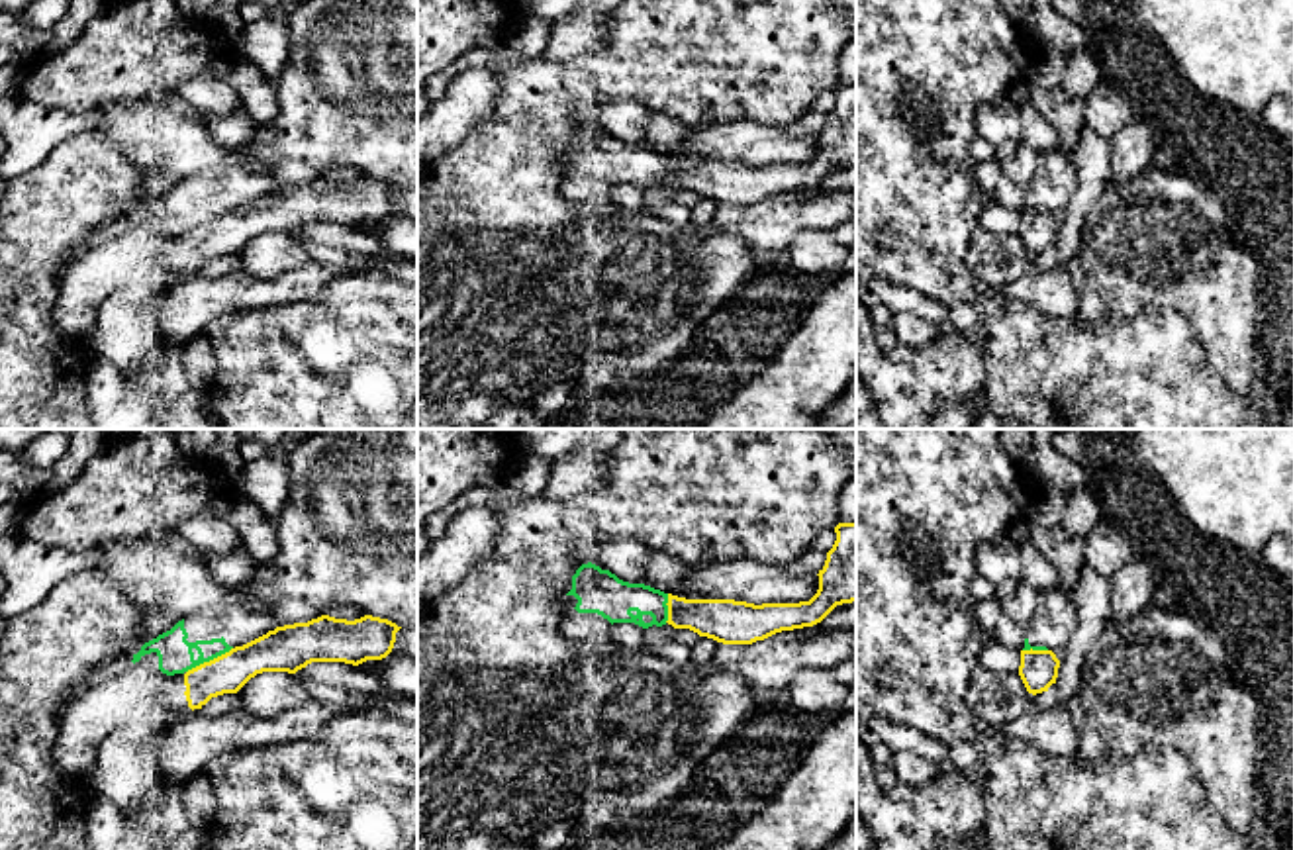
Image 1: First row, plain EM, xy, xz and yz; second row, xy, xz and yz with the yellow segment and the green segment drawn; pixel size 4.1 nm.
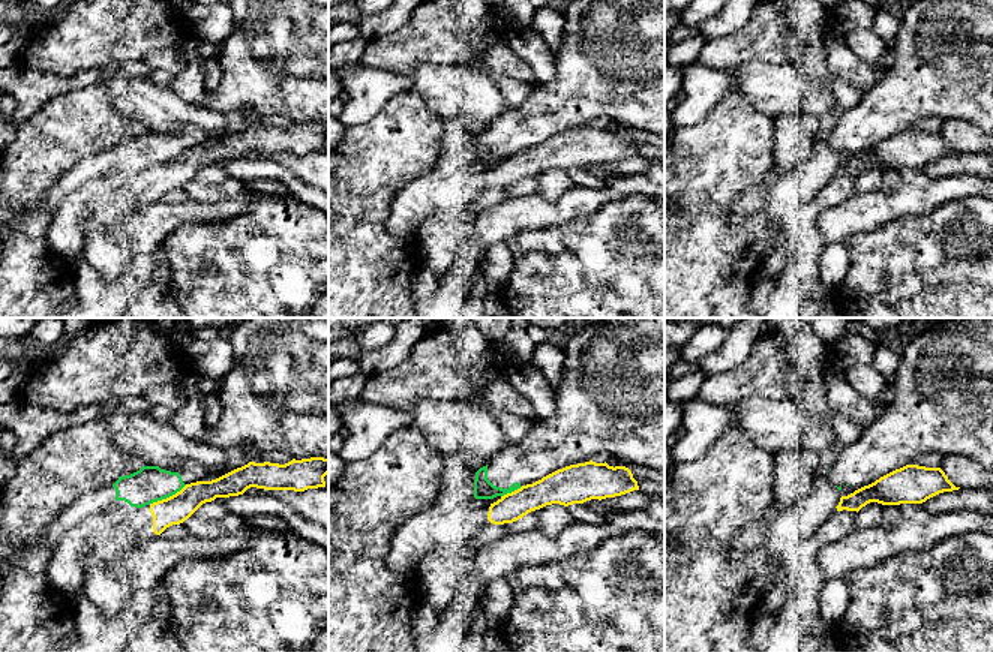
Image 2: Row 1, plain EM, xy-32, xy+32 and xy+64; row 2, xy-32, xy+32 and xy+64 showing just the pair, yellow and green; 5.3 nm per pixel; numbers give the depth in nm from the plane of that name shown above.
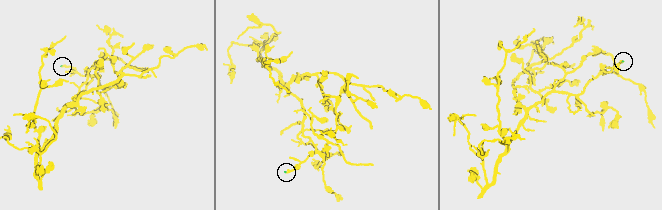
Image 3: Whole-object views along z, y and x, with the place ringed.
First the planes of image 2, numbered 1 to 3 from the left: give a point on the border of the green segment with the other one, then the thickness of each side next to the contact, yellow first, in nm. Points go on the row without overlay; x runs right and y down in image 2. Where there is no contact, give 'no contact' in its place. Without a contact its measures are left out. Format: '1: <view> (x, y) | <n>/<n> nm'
1: xy-32 (170, 161) | 160/200 nm
2: xy+32 (512, 156) | 180/110 nm
3: no contact

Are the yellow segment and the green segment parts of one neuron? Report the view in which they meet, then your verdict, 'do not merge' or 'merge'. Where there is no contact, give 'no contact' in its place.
xy | do not merge

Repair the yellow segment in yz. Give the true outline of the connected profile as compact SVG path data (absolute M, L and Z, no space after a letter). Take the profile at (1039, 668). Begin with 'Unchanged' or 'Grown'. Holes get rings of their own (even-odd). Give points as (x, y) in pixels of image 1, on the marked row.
Unchanged. M1021 650L1019 676L1029 693L1048 691L1058 678L1060 660L1052 650Z

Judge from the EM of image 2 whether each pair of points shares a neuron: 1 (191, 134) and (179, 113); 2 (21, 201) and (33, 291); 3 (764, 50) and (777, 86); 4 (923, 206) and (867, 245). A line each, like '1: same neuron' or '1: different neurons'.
1: different neurons
2: same neuron
3: different neurons
4: different neurons

